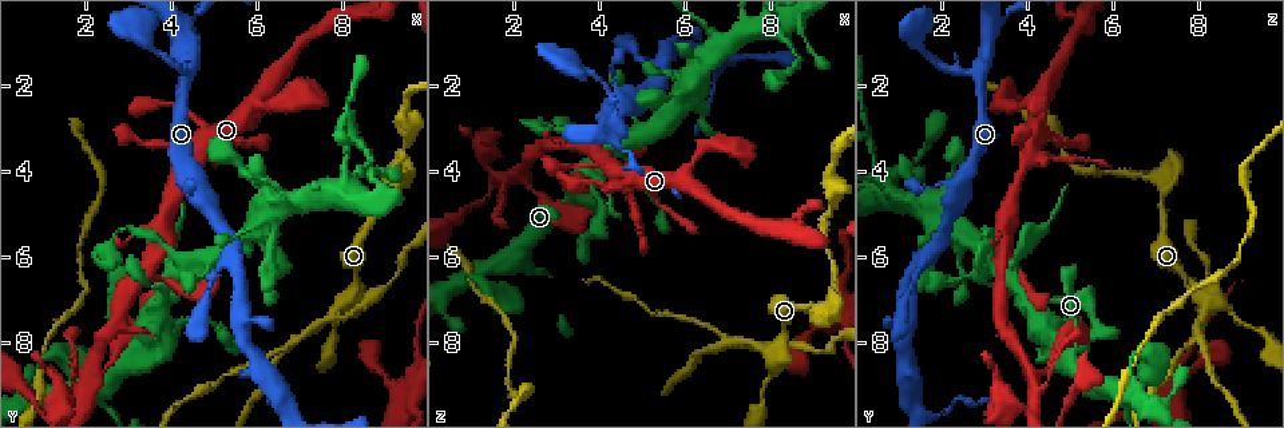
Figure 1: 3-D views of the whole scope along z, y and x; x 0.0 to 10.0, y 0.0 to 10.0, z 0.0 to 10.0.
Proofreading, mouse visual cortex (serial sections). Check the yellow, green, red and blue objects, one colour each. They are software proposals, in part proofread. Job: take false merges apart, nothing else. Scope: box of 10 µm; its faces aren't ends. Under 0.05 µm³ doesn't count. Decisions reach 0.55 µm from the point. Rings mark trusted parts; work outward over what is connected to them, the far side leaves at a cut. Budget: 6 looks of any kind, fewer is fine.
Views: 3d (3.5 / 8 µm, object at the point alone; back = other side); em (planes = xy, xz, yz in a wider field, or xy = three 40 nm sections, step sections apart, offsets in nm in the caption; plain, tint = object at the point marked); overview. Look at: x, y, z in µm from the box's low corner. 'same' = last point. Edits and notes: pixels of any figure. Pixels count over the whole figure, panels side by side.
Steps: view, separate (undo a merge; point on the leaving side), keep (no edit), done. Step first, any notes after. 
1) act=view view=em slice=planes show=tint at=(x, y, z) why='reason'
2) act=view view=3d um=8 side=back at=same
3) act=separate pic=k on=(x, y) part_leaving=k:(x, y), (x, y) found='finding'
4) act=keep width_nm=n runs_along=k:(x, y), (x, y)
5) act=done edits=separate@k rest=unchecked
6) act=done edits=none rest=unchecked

act=view view=3d um=3.5 at=(9.30, 4.30, 7.30) why='sharp bend'

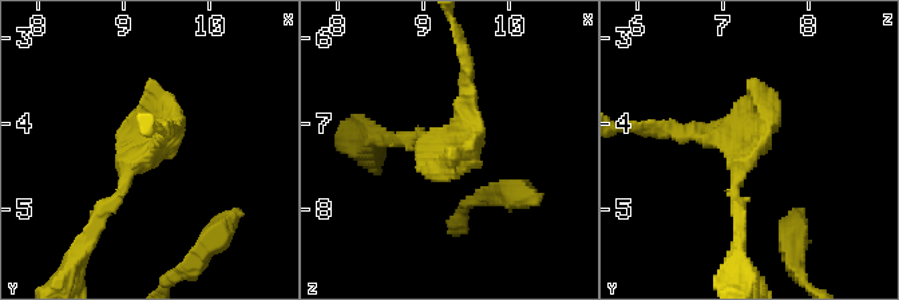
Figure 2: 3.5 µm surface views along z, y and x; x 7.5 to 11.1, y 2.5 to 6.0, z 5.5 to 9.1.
act=view view=em slice=xy step=3 show=tint at=(9.35, 4.30, 7.25) why='shape alone is not enough'

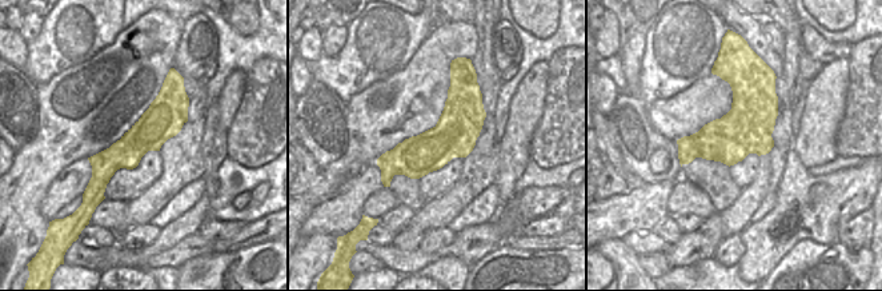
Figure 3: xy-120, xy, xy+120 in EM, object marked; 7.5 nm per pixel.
act=keep runs_along=3:(168, 80), (99, 196) found='all the same cell'

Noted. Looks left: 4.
act=view view=3d um=8 at=(3.75, 5.50, 3.45) why='small branch off a trunk'

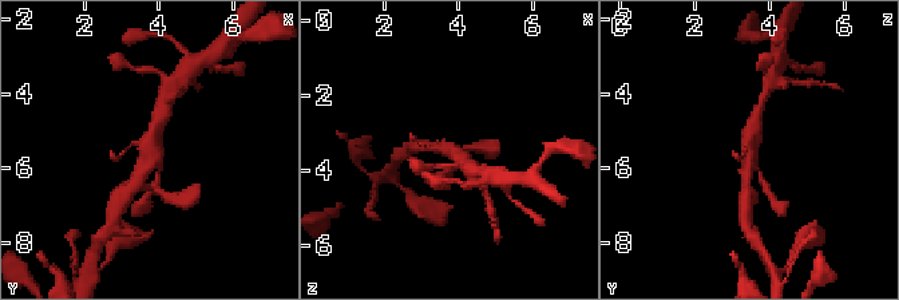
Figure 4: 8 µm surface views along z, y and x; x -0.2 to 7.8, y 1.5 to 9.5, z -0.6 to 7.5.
act=view view=em slice=xy step=1 show=tint at=same

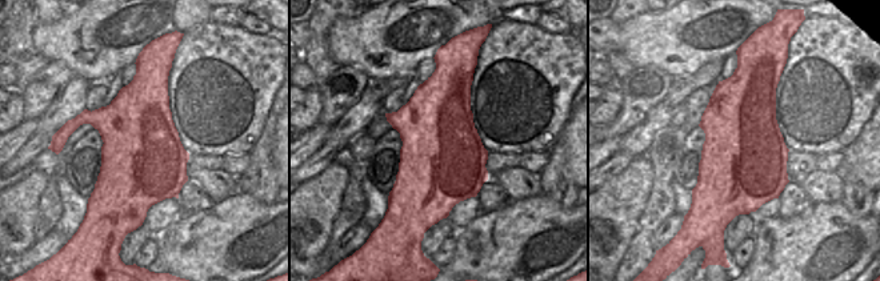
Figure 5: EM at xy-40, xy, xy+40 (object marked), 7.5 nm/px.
act=keep runs_along=4:(161, 114), (134, 184) found='one cell here'

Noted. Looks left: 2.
act=done edits=none rest=unchecked

